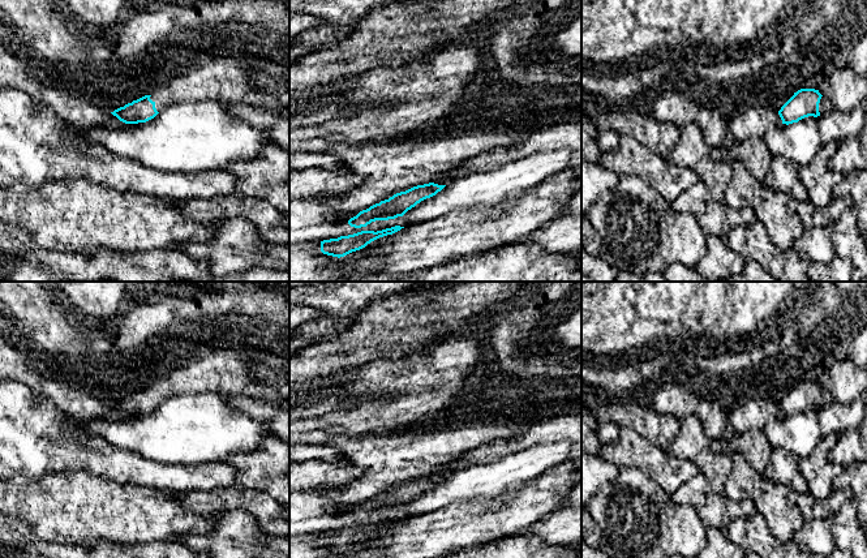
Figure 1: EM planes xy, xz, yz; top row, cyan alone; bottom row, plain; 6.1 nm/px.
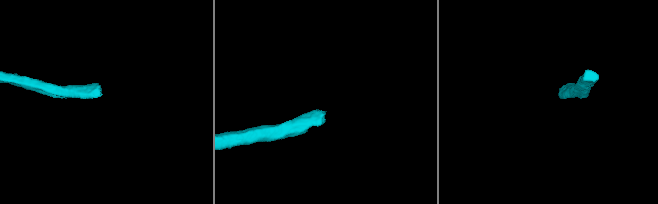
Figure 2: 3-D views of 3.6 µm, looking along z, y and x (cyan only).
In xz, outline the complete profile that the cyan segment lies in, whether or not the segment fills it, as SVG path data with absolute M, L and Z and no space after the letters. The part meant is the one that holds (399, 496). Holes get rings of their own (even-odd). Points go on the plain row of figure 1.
M562 415L531 425L519 437L508 439L499 438L492 443L472 448L458 462L434 475L417 477L405 484L396 485L389 492L360 503L348 512L348 516L361 520L375 512L403 508L417 495L435 488L446 477L458 471L467 469L471 465L490 463L537 445L554 442L568 442L572 445L572 451L567 462L581 471L581 415Z

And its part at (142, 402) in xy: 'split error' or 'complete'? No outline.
split error

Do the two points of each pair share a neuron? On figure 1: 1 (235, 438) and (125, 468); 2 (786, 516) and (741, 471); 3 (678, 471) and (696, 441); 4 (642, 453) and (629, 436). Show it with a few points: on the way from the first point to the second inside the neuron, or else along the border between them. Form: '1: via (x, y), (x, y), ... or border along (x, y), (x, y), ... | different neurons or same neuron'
1: border along (125, 450), (154, 460), (184, 466) | different neurons
2: via (775, 506), (750, 483) | same neuron
3: border along (666, 451), (689, 460), (698, 471) | different neurons
4: via (638, 449), (630, 440) | same neuron

